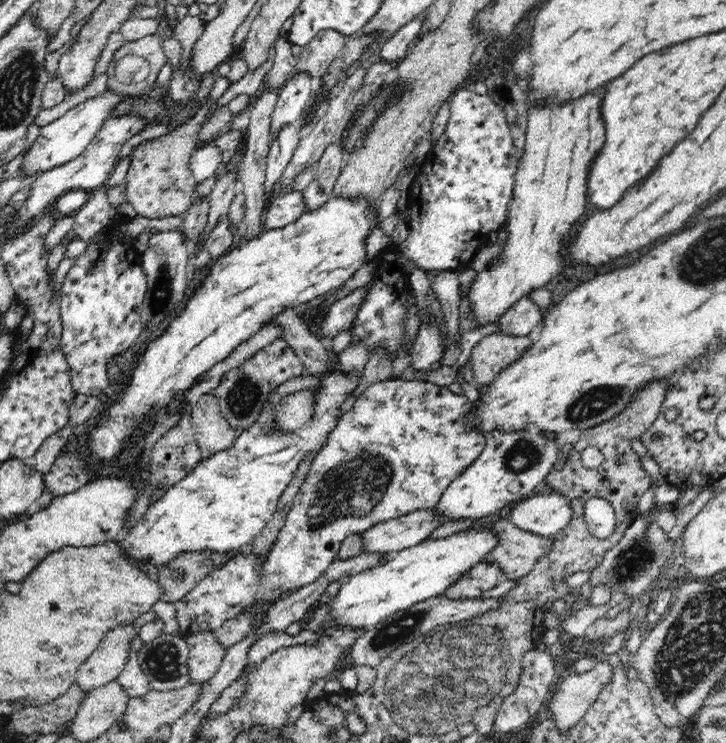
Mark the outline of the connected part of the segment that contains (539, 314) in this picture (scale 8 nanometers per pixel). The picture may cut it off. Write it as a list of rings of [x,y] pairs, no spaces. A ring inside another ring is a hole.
[[[528,296],[518,298],[498,322],[498,332],[514,336],[526,336],[532,328],[542,324],[545,311],[538,307]]]

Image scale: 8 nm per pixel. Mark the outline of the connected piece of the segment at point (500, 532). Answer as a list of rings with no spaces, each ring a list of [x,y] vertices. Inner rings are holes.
[[[509,519],[495,521],[489,528],[498,538],[498,544],[484,563],[498,565],[505,579],[517,581],[534,570],[536,562],[553,547],[553,539],[526,532]]]

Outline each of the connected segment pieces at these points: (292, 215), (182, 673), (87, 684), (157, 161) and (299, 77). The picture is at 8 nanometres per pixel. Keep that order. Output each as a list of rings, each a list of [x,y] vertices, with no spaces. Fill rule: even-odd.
[[[290,191],[285,195],[276,195],[268,201],[266,210],[266,229],[282,228],[294,223],[306,212],[303,201],[303,191]]]
[[[162,633],[137,651],[138,662],[154,690],[184,688],[189,683],[188,645],[178,634]]]
[[[133,622],[108,630],[98,648],[78,667],[75,674],[78,688],[90,693],[116,679],[124,670],[127,656],[133,650],[130,643],[139,636],[139,630],[133,626]]]
[[[226,77],[216,78],[214,87],[208,95],[208,101],[204,106],[198,107],[192,118],[167,134],[146,140],[134,147],[124,183],[126,200],[134,207],[136,214],[146,216],[148,219],[163,219],[170,215],[179,216],[189,210],[197,184],[189,167],[190,155],[197,149],[200,128],[208,118],[209,108],[230,86],[230,80]]]
[[[308,72],[293,75],[280,88],[276,106],[272,112],[270,136],[273,138],[277,132],[287,124],[297,124],[302,114],[311,106],[312,88],[310,82],[313,77]]]

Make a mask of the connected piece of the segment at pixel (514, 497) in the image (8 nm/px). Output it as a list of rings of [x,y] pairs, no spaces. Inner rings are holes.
[[[522,430],[512,433],[502,433],[495,431],[489,434],[486,439],[486,448],[482,450],[481,456],[478,456],[470,466],[448,486],[448,490],[442,494],[442,498],[435,504],[435,514],[443,522],[452,522],[452,520],[474,520],[474,518],[484,518],[490,514],[498,513],[504,506],[510,502],[518,502],[523,498],[528,498],[536,493],[535,487],[543,482],[548,476],[549,470],[558,464],[561,458],[561,452],[554,442],[553,435],[542,434],[536,430]]]

